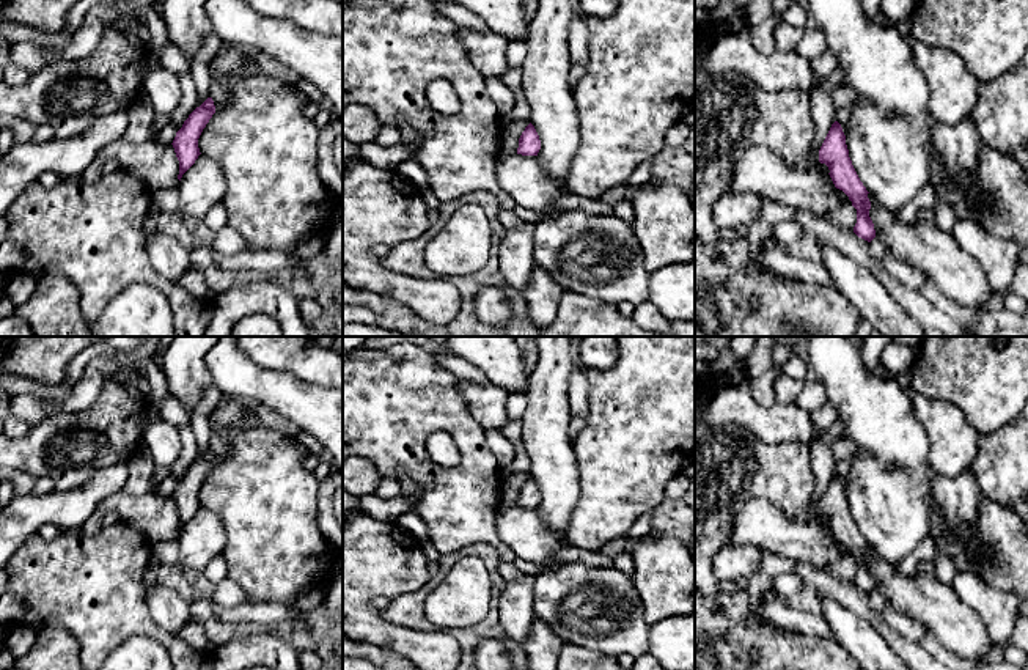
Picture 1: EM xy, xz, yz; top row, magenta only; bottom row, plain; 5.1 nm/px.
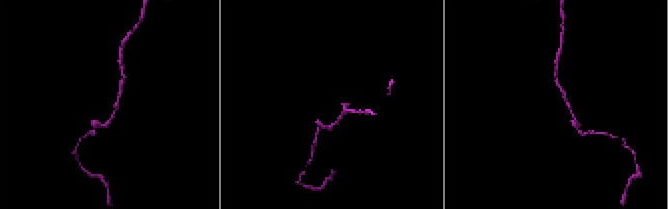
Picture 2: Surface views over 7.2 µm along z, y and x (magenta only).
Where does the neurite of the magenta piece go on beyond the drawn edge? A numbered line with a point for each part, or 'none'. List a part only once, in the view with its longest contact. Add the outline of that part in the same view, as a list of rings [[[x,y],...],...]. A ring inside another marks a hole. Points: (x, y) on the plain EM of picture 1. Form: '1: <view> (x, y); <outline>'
none

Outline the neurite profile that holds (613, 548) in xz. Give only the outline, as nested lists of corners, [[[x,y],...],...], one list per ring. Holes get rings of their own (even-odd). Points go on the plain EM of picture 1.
[[[616,538],[608,541],[605,546],[600,547],[600,554],[615,558],[618,557],[621,552],[632,552],[635,549],[635,546],[638,544],[640,539],[637,538]]]

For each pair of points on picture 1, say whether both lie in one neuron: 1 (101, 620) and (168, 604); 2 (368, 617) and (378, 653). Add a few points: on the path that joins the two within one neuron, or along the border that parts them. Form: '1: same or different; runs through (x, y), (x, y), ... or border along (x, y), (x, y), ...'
1: different; border along (145, 593), (148, 614), (164, 629), (176, 634)
2: different; border along (359, 640), (367, 640), (398, 653)

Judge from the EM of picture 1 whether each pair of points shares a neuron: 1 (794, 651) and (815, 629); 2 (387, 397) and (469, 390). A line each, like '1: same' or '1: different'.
1: different
2: different

